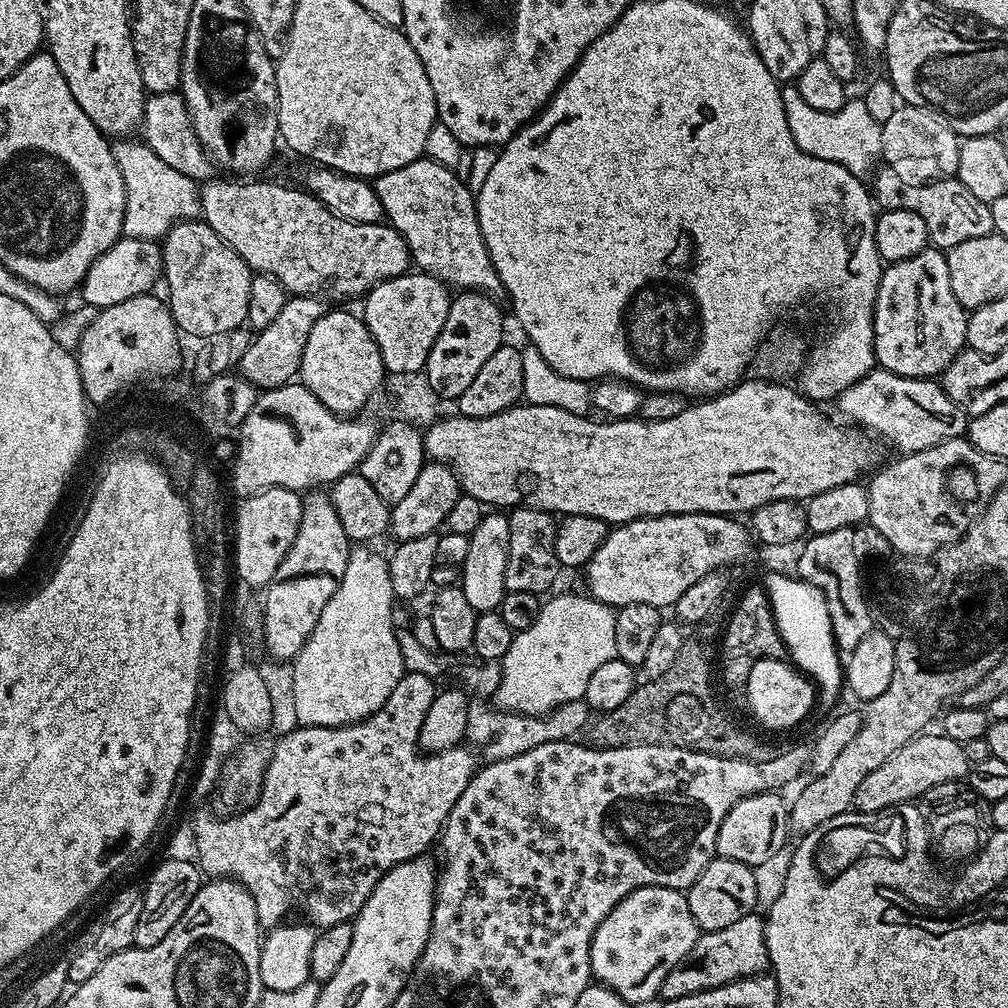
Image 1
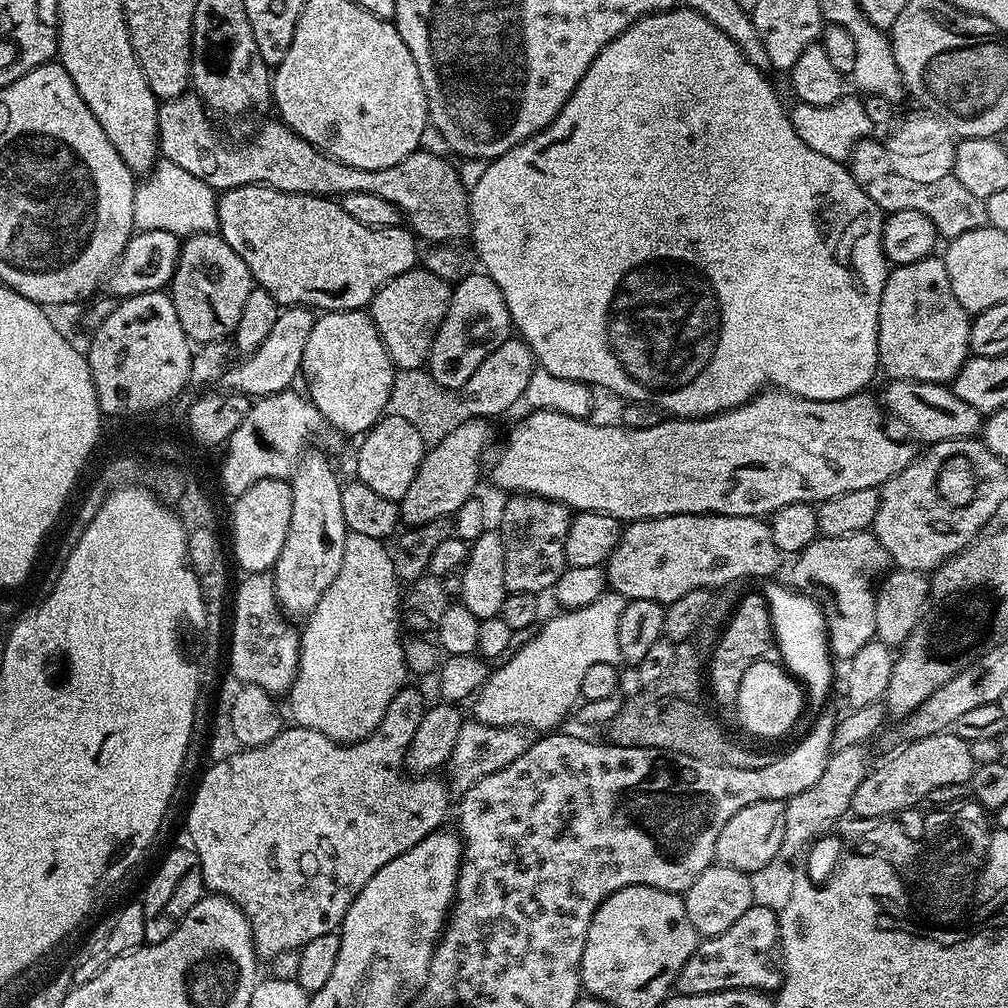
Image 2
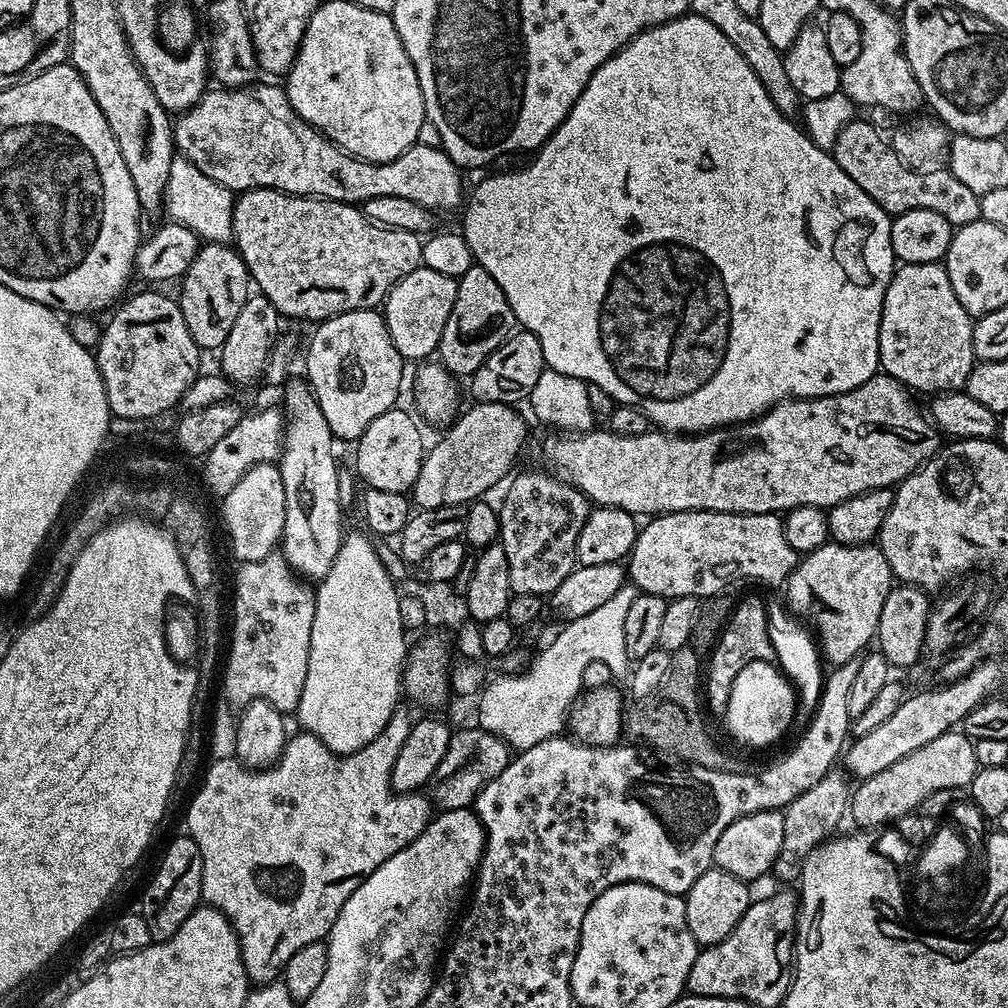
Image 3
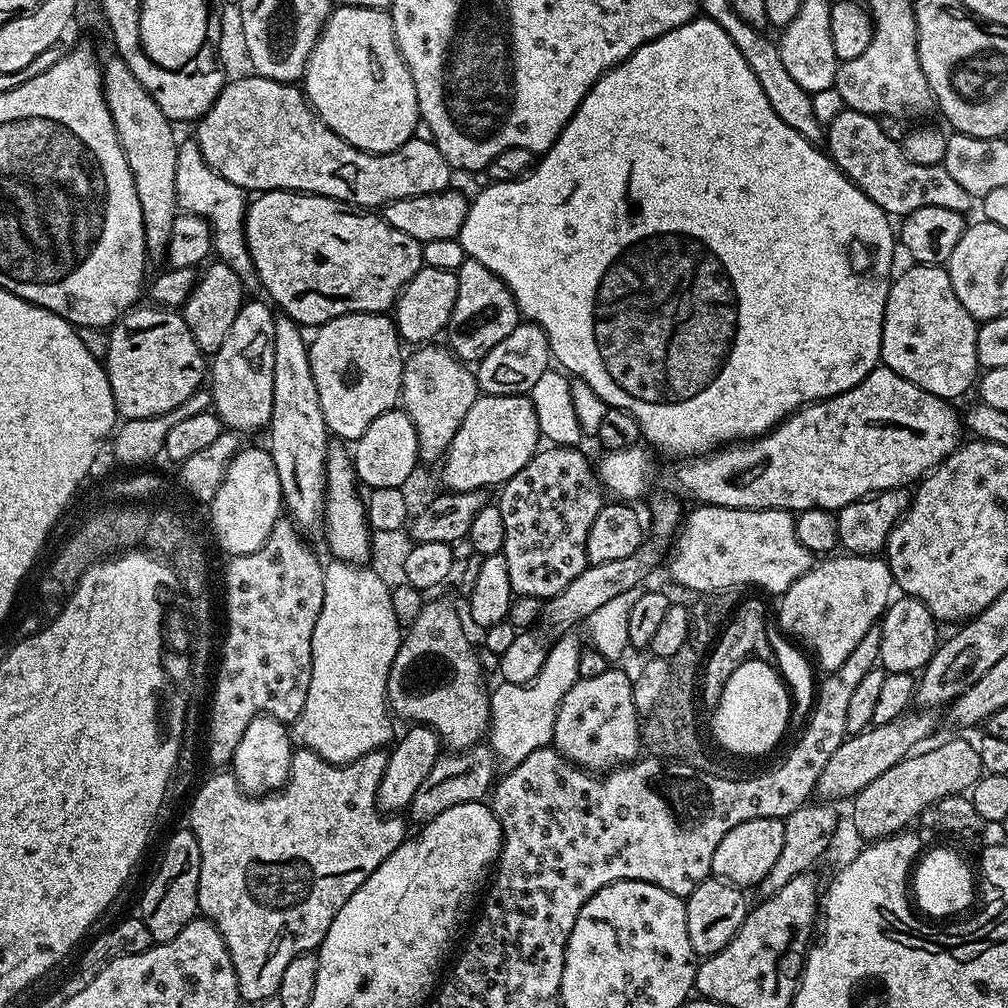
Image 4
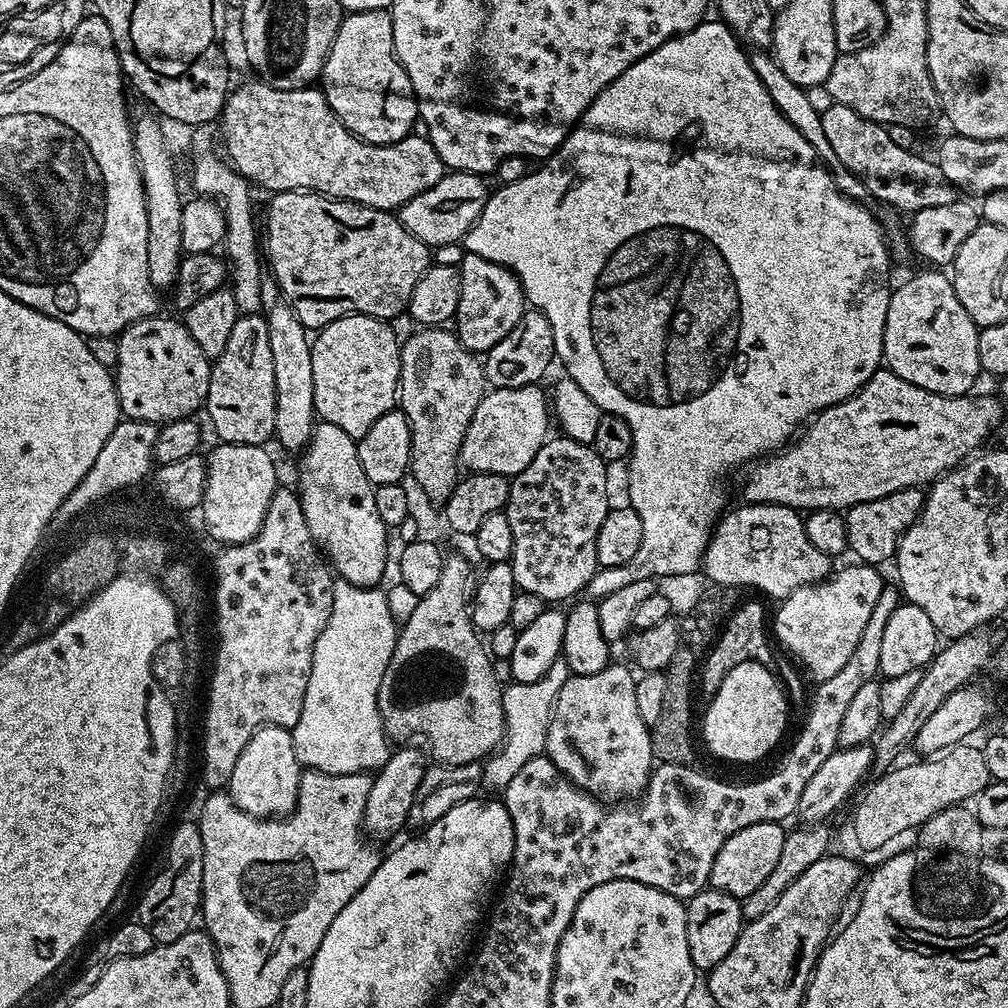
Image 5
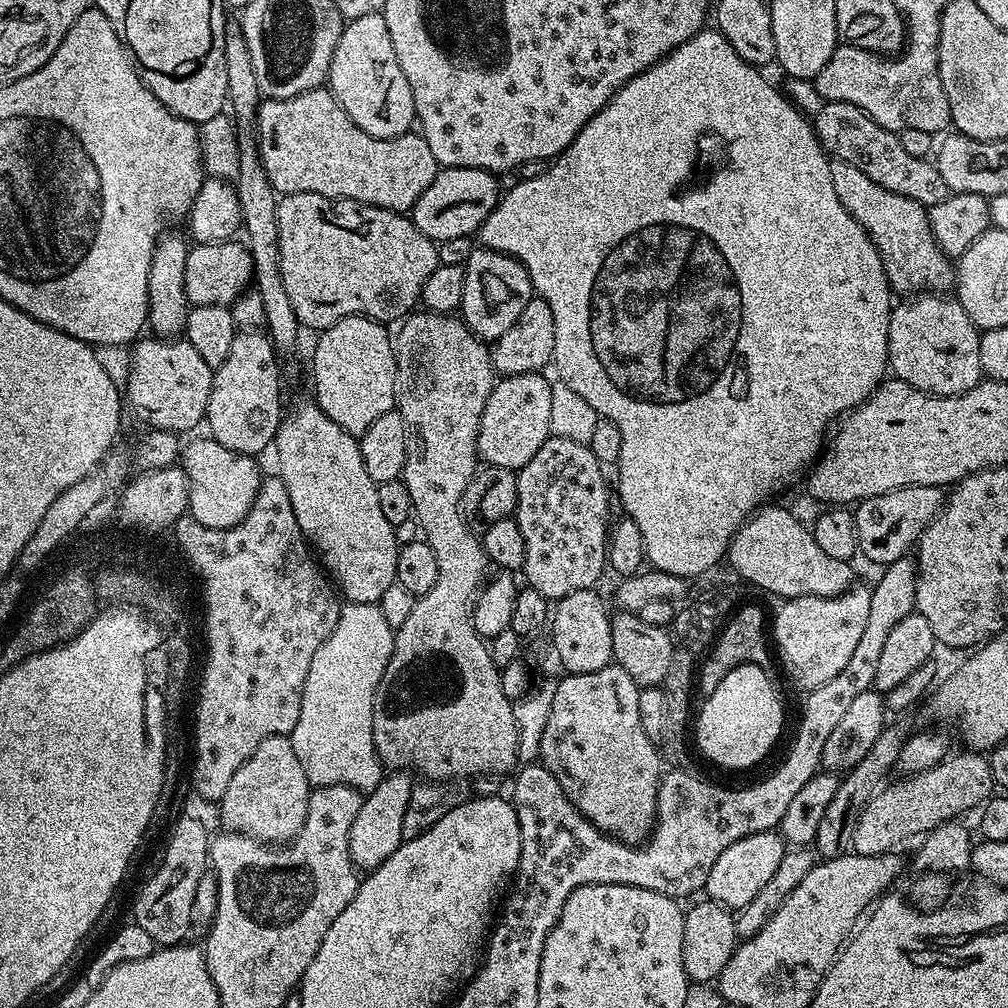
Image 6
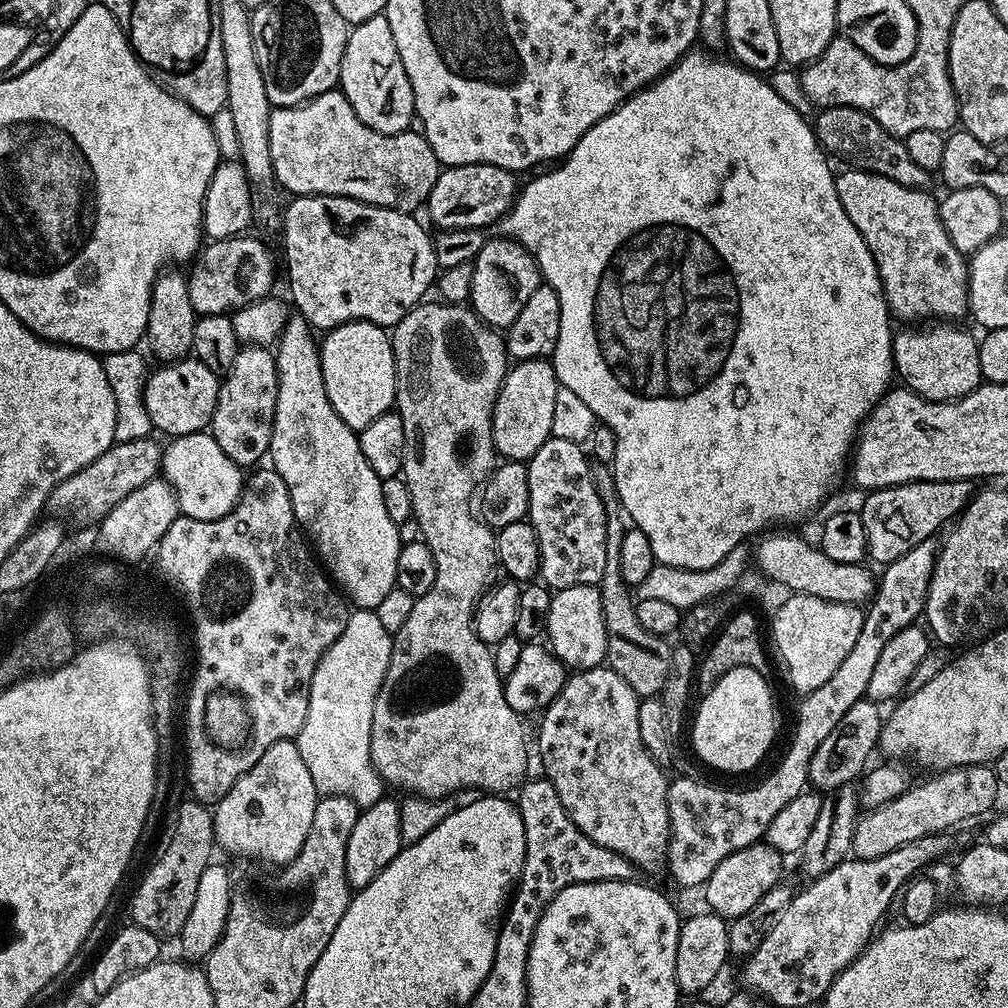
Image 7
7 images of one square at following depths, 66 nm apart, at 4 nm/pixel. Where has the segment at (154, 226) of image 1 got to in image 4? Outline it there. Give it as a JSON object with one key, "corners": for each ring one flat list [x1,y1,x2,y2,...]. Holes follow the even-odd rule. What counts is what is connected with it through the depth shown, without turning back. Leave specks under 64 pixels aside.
{"corners":[[195,139,181,143,176,149,178,170,176,171,176,203,184,212,195,216,203,216,212,231,212,247,219,263,230,266,234,274,244,284,245,289,257,287,256,267,250,258,250,250,246,242,244,219,248,213,250,203,245,189,234,186,234,182,226,182,222,174,218,174,208,165,206,158,202,158,200,148]]}

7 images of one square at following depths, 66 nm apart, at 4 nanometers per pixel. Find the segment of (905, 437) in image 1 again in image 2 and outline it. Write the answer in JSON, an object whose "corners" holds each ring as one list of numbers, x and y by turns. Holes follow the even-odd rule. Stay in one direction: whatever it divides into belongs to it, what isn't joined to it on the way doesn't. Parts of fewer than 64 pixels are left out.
{"corners":[[892,380,884,388,882,404,889,413,892,411,909,428,913,432,911,435,924,446,947,440,967,440,975,437,982,428,982,413,974,406,962,402,962,398,958,398,958,394,954,394,948,384]]}

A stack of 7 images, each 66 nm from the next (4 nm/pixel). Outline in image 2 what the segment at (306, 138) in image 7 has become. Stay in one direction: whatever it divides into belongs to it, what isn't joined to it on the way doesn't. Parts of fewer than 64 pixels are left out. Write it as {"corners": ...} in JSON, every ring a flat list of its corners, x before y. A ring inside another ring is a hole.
{"corners":[[185,94,182,96,175,96,169,100,163,101,158,110,158,138,160,139,159,155,165,160,174,162,174,166,182,166,182,170,187,170,188,173,194,174,194,178,202,178,202,182,206,182,217,190,227,190,230,188,241,188,247,184,262,184,270,188,276,188,279,192,306,192,309,194,319,194,329,198,342,198,351,192,365,192,366,194,378,194,378,198,386,198,386,202,394,202,394,206,398,206,401,210,403,219,406,221,407,227,421,241,427,242,429,245,433,244,450,244,453,242,460,242,472,231,472,216,468,212,468,197,470,192,464,187,464,181,461,173,456,173,456,168,449,161,450,159,443,156,435,156,432,153,417,150,409,154,406,158,402,158,402,162,398,162,398,166,390,166,386,170,358,170,354,166,346,166,342,162,338,162,334,158,330,158,324,152,319,152,314,145,302,139,294,130,290,130,283,122,275,122,276,124,264,124,260,128,260,133,253,138,249,144,227,144,218,133,212,129,212,124,208,121,209,113,206,111,203,100,195,94]]}

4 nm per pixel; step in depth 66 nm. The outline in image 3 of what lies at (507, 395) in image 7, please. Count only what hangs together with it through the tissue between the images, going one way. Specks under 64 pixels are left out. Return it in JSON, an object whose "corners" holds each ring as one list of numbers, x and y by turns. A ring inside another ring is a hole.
{"corners":[[479,402,465,407,451,421,448,433,429,447,424,453,422,470,418,470,418,478,414,482,410,496,417,509,441,508,441,506,467,506,474,500,479,500,488,492,512,467,524,448,524,439,528,436,528,428,517,409,511,404,482,404]]}

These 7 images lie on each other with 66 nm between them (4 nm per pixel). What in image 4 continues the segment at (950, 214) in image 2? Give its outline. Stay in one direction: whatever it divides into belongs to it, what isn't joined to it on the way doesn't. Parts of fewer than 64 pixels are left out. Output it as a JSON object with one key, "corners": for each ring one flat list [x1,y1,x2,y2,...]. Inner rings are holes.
{"corners":[[845,108,826,126,826,151,878,207,889,217,903,218,922,206,942,206,945,210,971,213,974,198,944,169,943,163,920,165,909,160,897,141,882,134,875,116]]}

